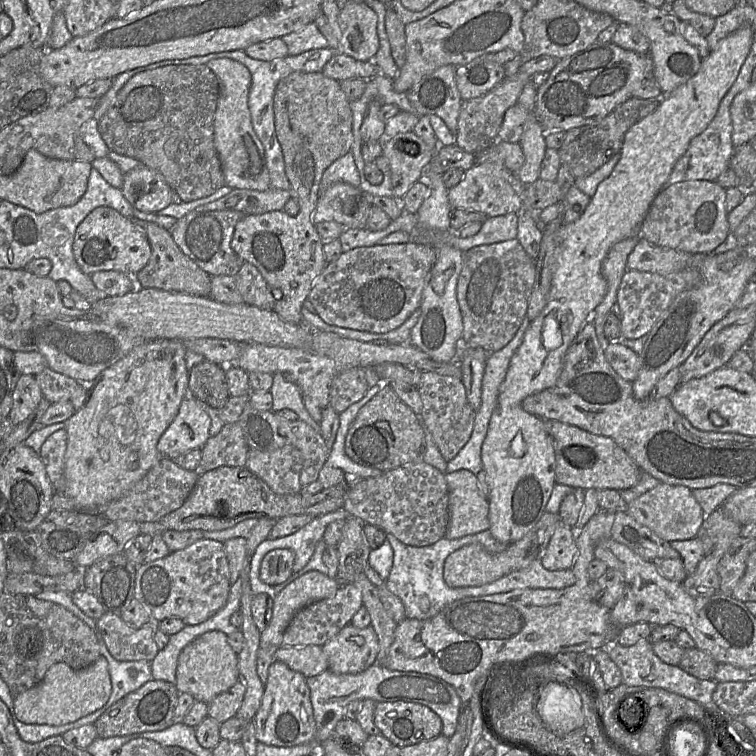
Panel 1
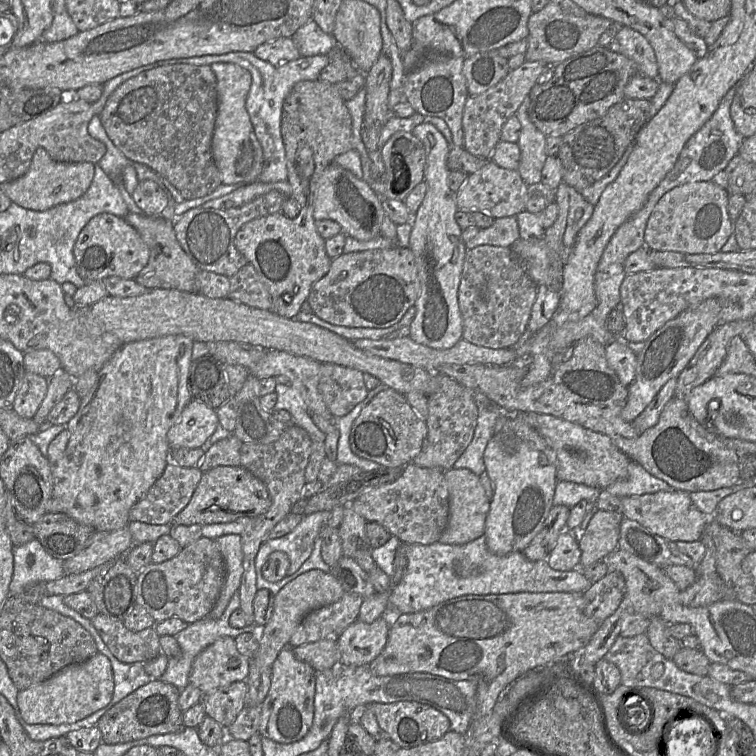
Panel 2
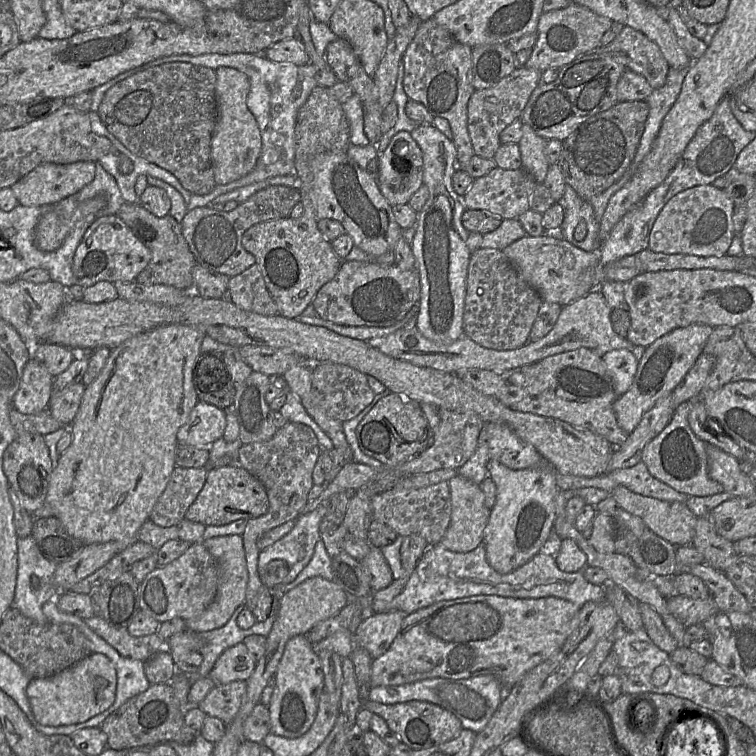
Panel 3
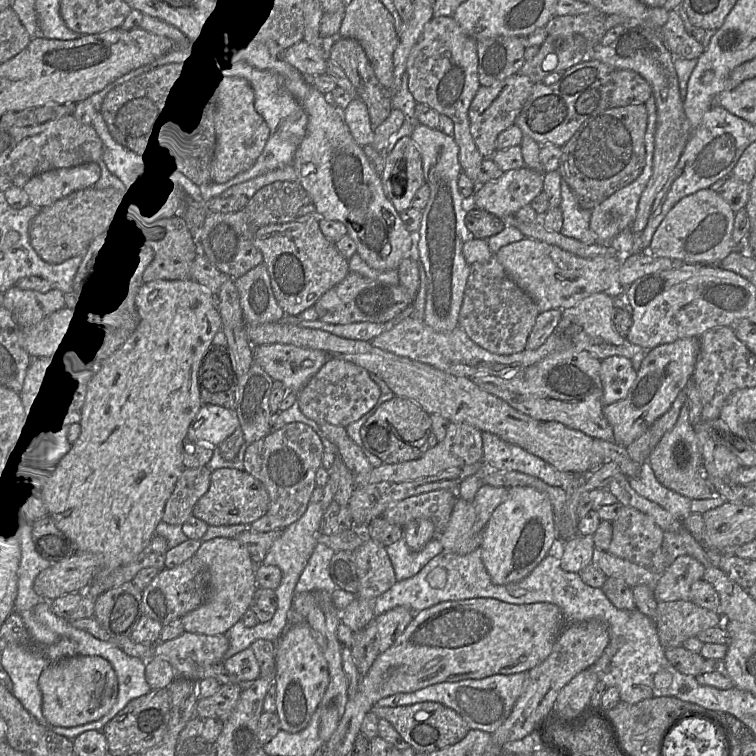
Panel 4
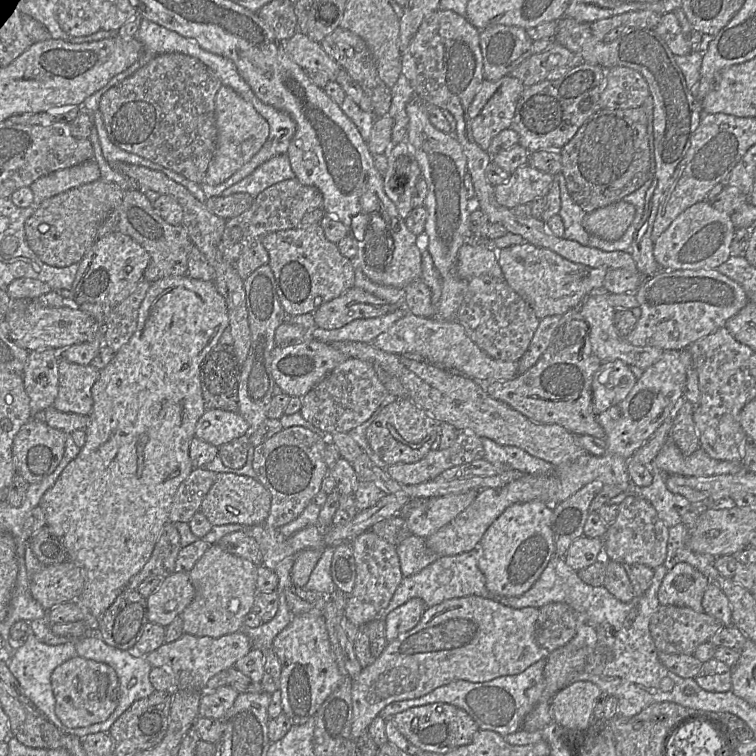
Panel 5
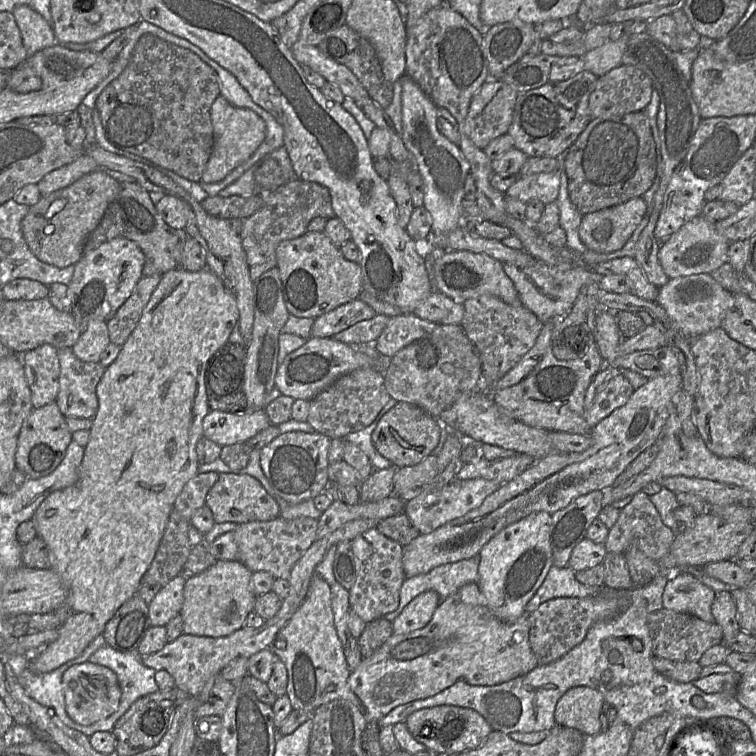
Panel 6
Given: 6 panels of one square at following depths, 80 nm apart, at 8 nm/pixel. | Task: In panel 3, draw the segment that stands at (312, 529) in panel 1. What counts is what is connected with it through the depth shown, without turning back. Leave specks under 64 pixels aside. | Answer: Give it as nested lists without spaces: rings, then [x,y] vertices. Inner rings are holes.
[[[321,504],[308,513],[301,513],[289,533],[259,552],[257,567],[260,577],[261,571],[272,560],[284,560],[288,565],[288,573],[283,583],[270,589],[281,591],[307,566],[315,545],[320,540],[321,521],[328,512],[329,504]]]

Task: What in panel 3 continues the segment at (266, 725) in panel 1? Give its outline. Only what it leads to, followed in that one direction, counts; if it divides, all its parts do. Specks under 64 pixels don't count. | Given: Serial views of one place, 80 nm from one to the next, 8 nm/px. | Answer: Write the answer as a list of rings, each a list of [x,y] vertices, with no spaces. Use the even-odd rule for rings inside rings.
[[[297,635],[285,645],[274,677],[274,691],[268,705],[271,732],[286,738],[298,738],[313,724],[320,694],[324,689],[324,675],[319,655],[306,635]]]

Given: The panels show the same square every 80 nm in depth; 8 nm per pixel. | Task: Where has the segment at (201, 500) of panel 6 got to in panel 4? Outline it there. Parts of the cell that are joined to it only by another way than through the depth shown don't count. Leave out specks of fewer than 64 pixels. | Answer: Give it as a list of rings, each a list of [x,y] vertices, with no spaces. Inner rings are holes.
[[[207,466],[185,468],[165,504],[162,521],[170,525],[184,524],[198,500],[208,491],[211,474]]]

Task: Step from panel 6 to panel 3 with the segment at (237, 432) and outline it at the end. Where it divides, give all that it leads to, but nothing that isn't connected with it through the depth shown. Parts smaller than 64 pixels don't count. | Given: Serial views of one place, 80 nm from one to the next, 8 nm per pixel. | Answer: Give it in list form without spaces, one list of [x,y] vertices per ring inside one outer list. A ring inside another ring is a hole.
[[[198,401],[190,412],[186,423],[177,432],[178,444],[209,447],[223,437],[226,427],[224,409]]]

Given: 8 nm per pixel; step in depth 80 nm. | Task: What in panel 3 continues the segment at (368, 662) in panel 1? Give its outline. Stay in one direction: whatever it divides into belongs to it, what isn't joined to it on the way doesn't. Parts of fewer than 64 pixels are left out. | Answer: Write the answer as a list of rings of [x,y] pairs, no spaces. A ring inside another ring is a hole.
[[[399,610],[366,615],[353,632],[356,646],[366,649],[373,659],[384,654],[399,633],[406,615]]]

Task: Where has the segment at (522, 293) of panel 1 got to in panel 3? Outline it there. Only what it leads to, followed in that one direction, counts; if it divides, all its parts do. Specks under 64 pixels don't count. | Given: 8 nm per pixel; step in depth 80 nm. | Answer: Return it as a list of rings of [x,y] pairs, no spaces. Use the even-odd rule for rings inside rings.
[[[480,248],[471,253],[463,314],[464,335],[499,351],[514,350],[529,341],[542,299],[518,273],[502,250]]]

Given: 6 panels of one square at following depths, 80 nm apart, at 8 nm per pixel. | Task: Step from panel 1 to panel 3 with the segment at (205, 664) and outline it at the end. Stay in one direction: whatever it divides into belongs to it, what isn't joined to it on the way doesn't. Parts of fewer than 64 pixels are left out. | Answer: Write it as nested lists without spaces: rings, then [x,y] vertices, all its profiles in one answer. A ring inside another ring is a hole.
[[[243,643],[227,648],[217,659],[207,677],[216,685],[224,685],[232,681],[247,681],[256,667]]]

